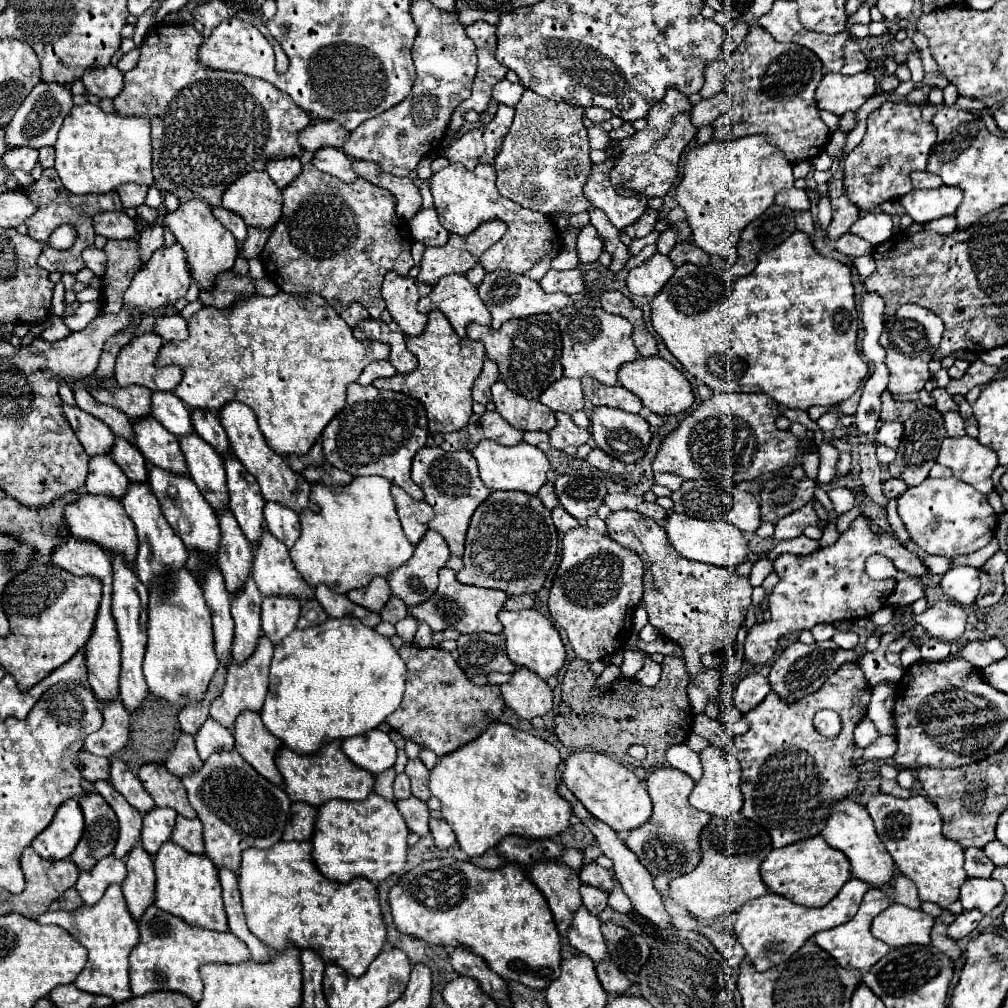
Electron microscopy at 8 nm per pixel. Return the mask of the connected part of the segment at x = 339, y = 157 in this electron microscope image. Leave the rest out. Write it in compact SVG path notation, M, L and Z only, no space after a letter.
M320 148L312 162L320 172L326 172L342 182L354 182L360 176L352 170L352 160L338 148Z

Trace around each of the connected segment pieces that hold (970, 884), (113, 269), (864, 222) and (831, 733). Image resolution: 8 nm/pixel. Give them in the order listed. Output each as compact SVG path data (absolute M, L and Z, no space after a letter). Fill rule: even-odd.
M968 878L960 890L960 902L962 902L964 910L976 908L976 910L988 914L1002 902L1004 894L1006 894L1006 890L1004 890L1002 882L996 882L992 878L988 878L988 880Z
M108 240L104 246L108 256L108 268L102 276L102 300L100 300L100 314L118 314L122 310L122 296L130 286L132 276L138 272L138 240Z
M866 212L852 224L852 234L868 240L870 244L882 244L894 236L892 228L892 216L884 212Z
M822 710L814 716L814 728L826 738L836 738L842 730L842 722L840 722L840 716L836 712Z

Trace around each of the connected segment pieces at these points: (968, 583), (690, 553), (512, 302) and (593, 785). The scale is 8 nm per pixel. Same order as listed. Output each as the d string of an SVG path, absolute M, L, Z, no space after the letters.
M966 566L964 568L952 568L942 576L940 586L950 600L954 600L962 606L968 606L978 596L980 576L978 576L976 568L966 568Z
M670 512L666 518L666 534L670 544L676 548L680 556L696 562L706 562L714 566L724 566L728 570L736 570L748 558L748 540L732 522L724 522L724 520L708 522L708 520L696 520L684 514Z
M496 270L492 274L486 274L482 286L478 288L482 302L486 304L486 308L492 314L492 328L498 330L506 320L512 318L526 318L526 316L534 316L534 314L554 314L554 312L562 312L564 308L572 306L574 300L568 294L546 294L544 290L540 290L540 284L528 276L516 276L512 272L506 270Z
M588 750L572 752L564 762L562 782L594 818L608 824L618 834L642 826L652 814L652 800L646 792L646 786L636 778L632 770L604 754Z

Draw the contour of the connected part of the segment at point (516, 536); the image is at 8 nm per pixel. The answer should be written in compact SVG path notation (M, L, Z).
M492 492L474 512L470 528L466 534L466 552L464 552L464 570L456 574L456 580L462 584L504 590L508 596L516 594L536 594L546 582L546 574L558 552L558 532L552 524L550 510L544 508L538 496L526 492Z

